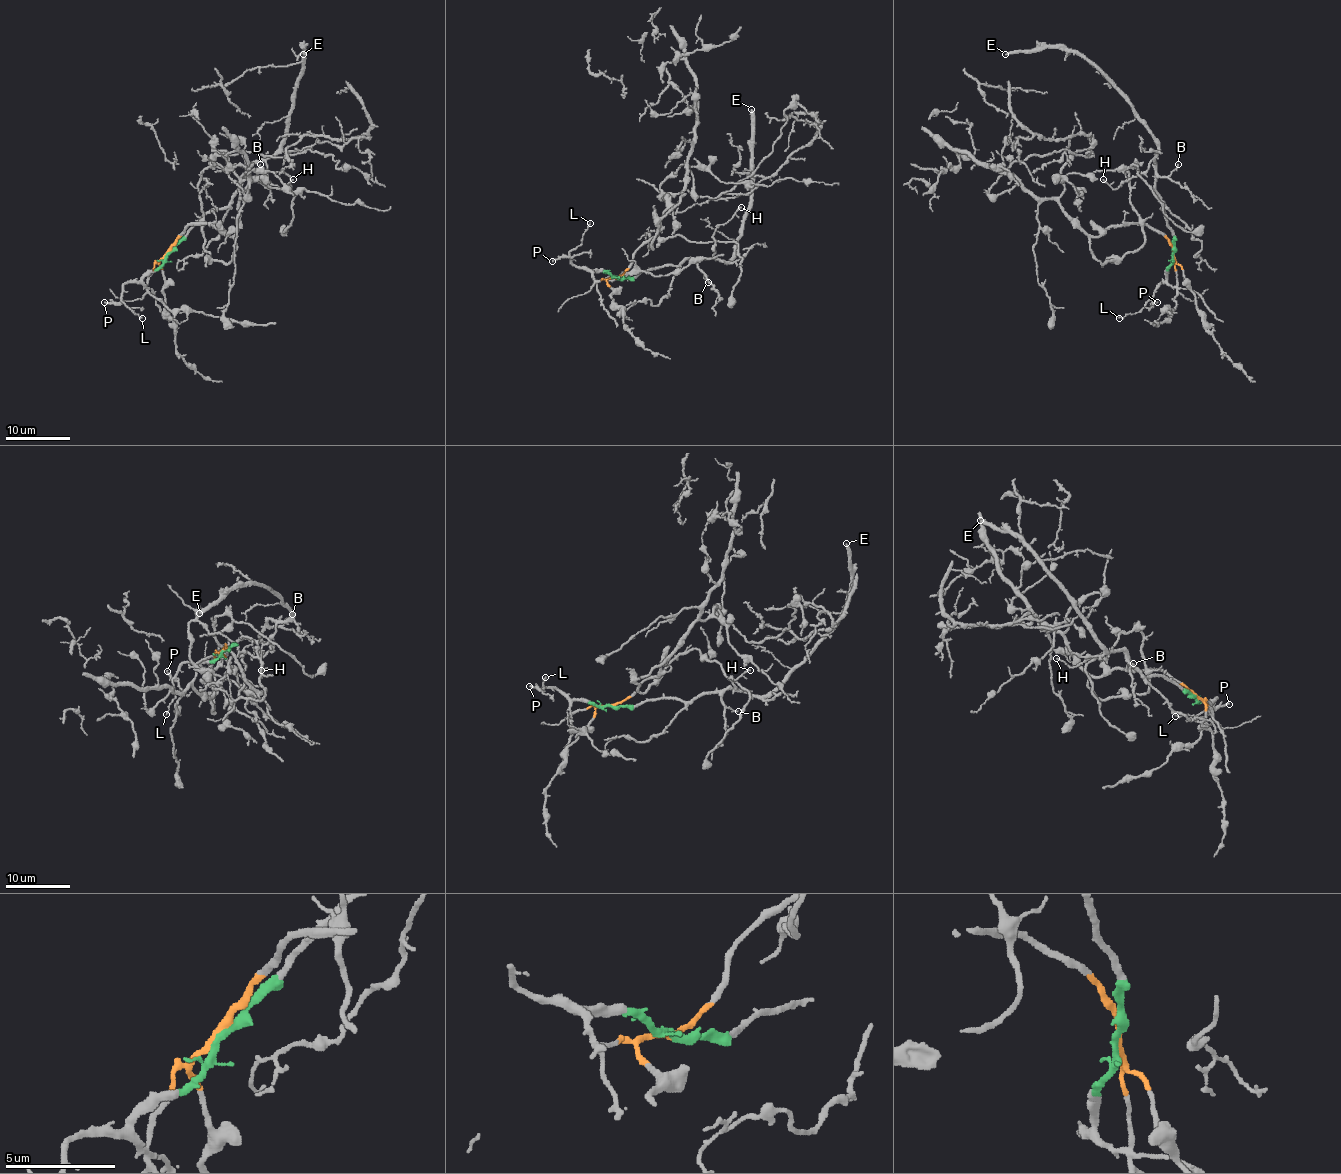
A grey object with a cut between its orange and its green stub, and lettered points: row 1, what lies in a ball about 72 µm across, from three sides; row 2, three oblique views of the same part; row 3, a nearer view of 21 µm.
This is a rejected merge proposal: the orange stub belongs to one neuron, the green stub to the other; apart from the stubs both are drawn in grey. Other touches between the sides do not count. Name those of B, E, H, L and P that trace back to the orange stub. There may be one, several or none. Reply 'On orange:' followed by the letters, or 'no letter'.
On orange: no letter

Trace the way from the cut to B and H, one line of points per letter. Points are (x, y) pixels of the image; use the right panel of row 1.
B: (1173, 252), (1174, 233), (1168, 227), (1155, 190), (1155, 180), (1166, 177), (1178, 164)
H: (1173, 252), (1174, 233), (1168, 227), (1155, 190), (1155, 163), (1117, 188), (1102, 179)

